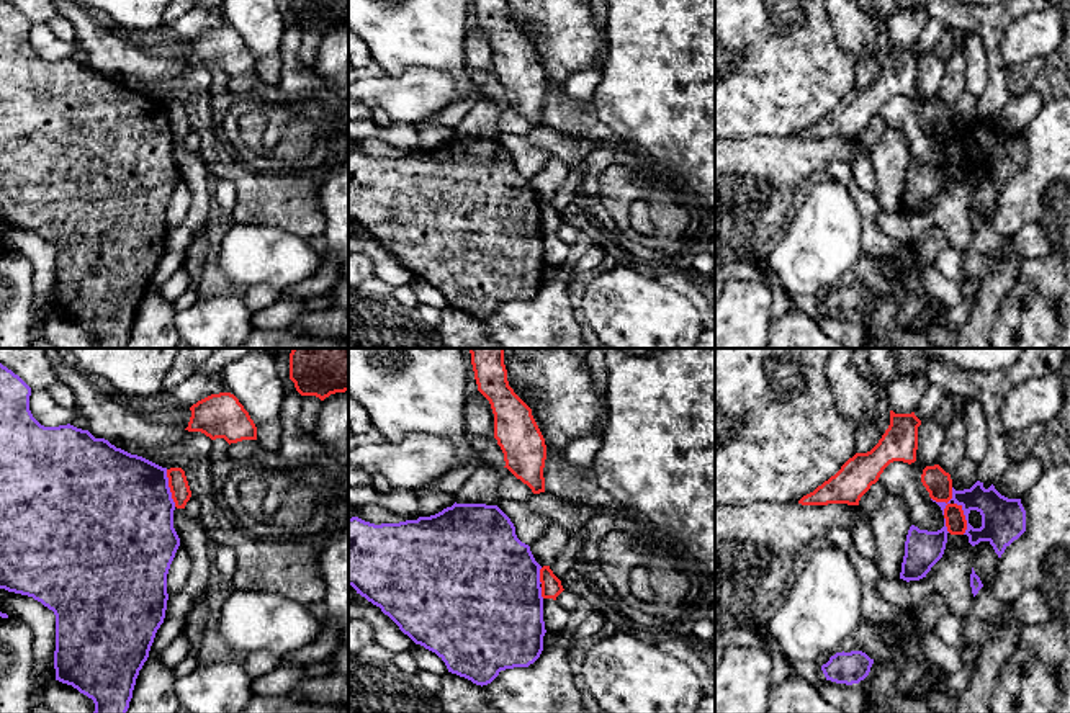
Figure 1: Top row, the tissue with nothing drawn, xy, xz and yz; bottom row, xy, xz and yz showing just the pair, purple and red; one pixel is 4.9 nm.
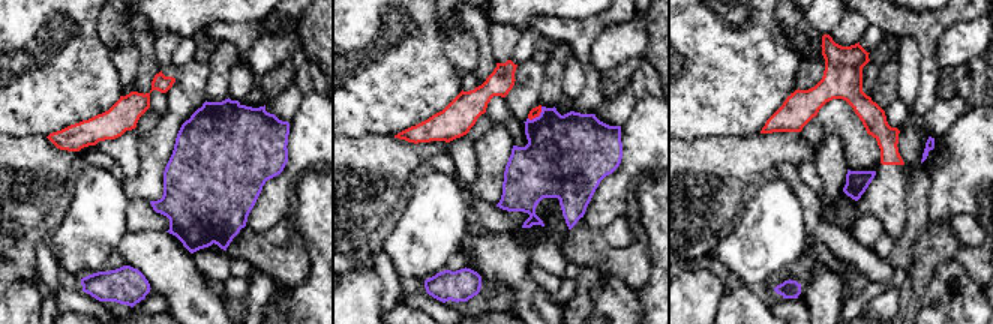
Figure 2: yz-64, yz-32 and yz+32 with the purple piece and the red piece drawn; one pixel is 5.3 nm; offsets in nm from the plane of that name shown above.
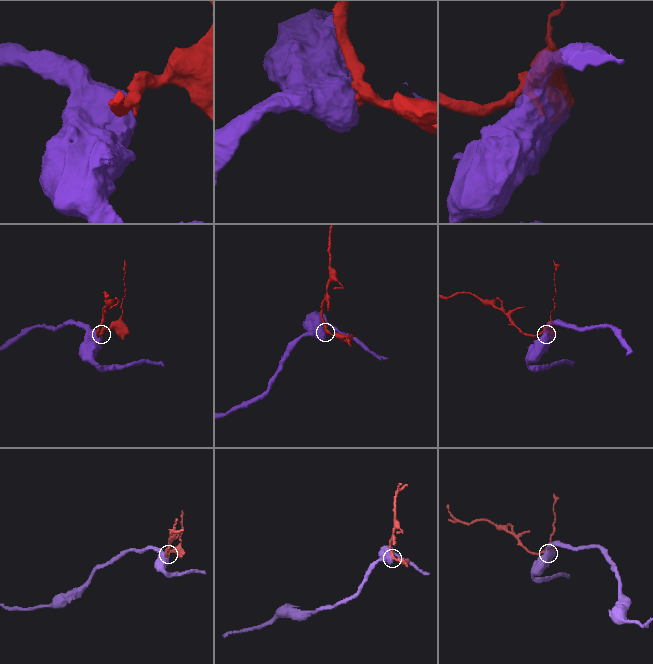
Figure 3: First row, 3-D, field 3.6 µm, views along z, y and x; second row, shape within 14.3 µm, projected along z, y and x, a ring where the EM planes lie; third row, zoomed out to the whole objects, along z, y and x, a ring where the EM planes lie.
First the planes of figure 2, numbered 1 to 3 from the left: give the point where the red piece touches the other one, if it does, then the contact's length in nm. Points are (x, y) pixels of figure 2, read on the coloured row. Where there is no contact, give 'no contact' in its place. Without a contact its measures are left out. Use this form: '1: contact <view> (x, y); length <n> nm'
1: no contact
2: contact yz-32 (539, 116); length 100 nm
3: no contact

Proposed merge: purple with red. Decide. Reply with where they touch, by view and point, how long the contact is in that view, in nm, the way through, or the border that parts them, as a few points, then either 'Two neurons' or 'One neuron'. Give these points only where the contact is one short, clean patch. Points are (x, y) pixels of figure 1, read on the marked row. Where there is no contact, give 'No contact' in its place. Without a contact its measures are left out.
Touches purple at yz (949, 501). Shared border 140 nm. Boundary: yz (953, 488), (953, 497), (943, 514). Two neurons

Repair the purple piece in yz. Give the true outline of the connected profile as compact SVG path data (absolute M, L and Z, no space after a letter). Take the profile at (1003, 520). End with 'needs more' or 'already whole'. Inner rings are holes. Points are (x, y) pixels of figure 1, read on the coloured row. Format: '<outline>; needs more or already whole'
M977 481L970 489L955 491L952 487L954 504L960 505L967 520L967 530L972 546L988 541L998 558L1005 549L1026 531L1026 510L1021 499L1001 496L991 484L988 489ZM977 510L982 515L982 527L973 528L969 523L969 513Z; already whole

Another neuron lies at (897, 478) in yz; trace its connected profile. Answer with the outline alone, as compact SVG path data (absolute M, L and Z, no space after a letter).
M890 463L880 474L879 482L888 494L905 500L910 512L910 525L928 531L937 531L944 527L941 507L931 500L929 492L908 463Z

